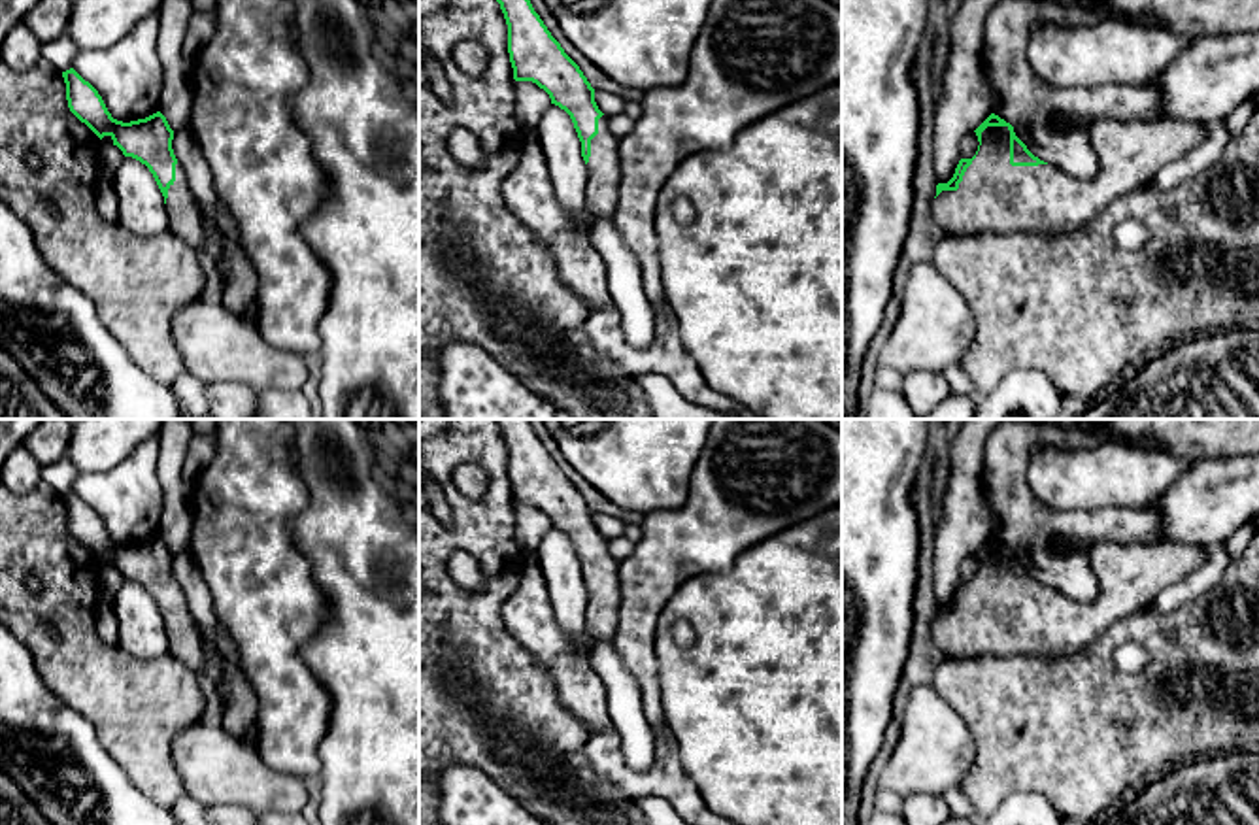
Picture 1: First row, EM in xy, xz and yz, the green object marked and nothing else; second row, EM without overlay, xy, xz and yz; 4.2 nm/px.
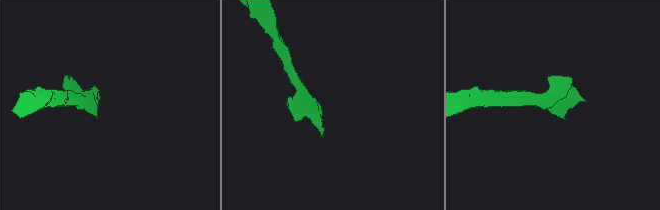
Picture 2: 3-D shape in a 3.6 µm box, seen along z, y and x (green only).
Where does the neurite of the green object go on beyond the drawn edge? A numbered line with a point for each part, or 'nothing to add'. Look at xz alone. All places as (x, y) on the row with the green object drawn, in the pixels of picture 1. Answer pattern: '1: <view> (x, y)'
1: xz (527, 191)

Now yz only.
1: yz (993, 197)

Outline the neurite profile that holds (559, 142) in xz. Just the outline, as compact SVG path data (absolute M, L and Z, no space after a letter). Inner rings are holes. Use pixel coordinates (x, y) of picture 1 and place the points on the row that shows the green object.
M551 104L534 136L546 157L555 196L568 215L578 221L585 202L587 166L570 115Z

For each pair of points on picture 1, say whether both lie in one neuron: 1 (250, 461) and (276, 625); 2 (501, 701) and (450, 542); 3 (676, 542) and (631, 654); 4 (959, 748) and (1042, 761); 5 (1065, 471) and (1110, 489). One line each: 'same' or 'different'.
1: same
2: same
3: same
4: different
5: same

